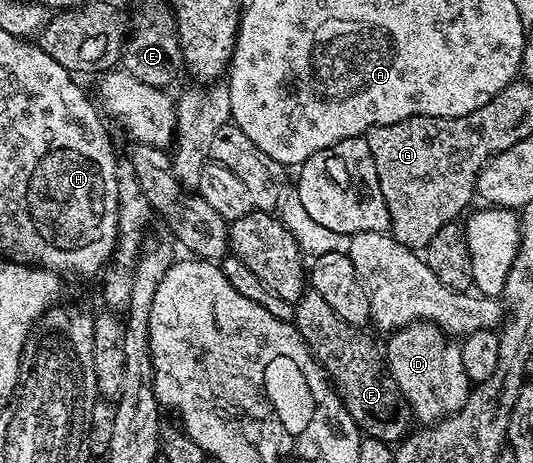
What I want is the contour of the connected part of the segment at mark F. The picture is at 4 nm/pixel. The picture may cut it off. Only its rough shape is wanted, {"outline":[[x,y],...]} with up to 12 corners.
{"outline":[[316,290],[296,330],[356,427],[399,443],[412,410],[381,351]]}

